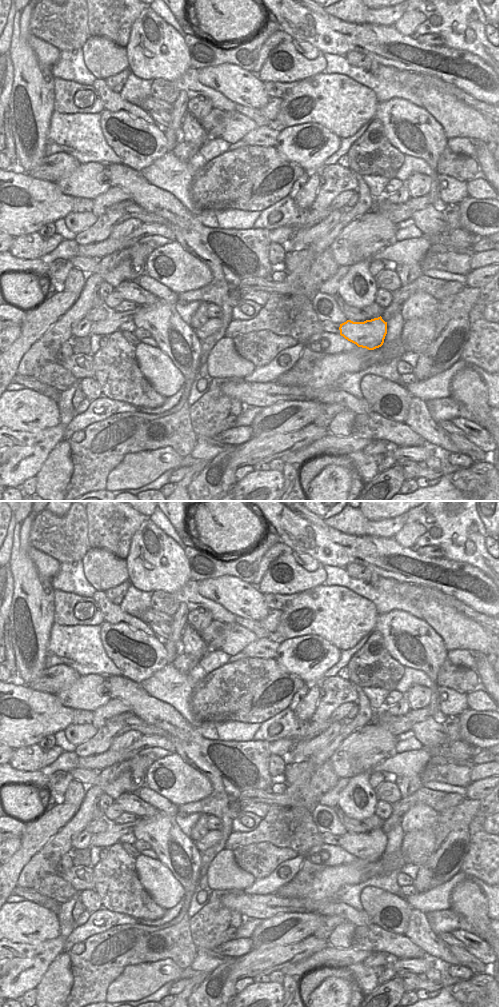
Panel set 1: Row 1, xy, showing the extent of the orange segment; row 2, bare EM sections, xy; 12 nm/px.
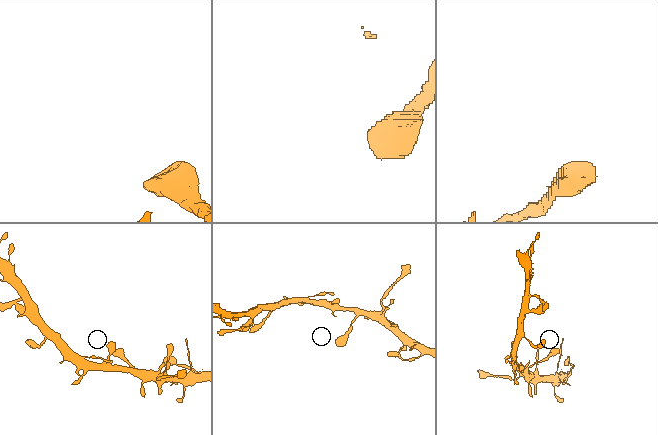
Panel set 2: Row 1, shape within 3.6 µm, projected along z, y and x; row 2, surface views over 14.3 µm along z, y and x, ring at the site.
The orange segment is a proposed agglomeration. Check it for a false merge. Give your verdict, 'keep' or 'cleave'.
keep

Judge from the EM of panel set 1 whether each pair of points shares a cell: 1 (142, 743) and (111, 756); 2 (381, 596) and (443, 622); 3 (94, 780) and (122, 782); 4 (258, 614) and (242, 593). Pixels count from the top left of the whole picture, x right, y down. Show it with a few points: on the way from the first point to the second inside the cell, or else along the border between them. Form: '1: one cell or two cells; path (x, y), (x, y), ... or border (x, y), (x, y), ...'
1: one cell; path (134, 749), (119, 756)
2: two cells; border (403, 597), (420, 612), (422, 618)
3: one cell; path (101, 782), (104, 785), (115, 785)
4: one cell; path (255, 609), (247, 598)

